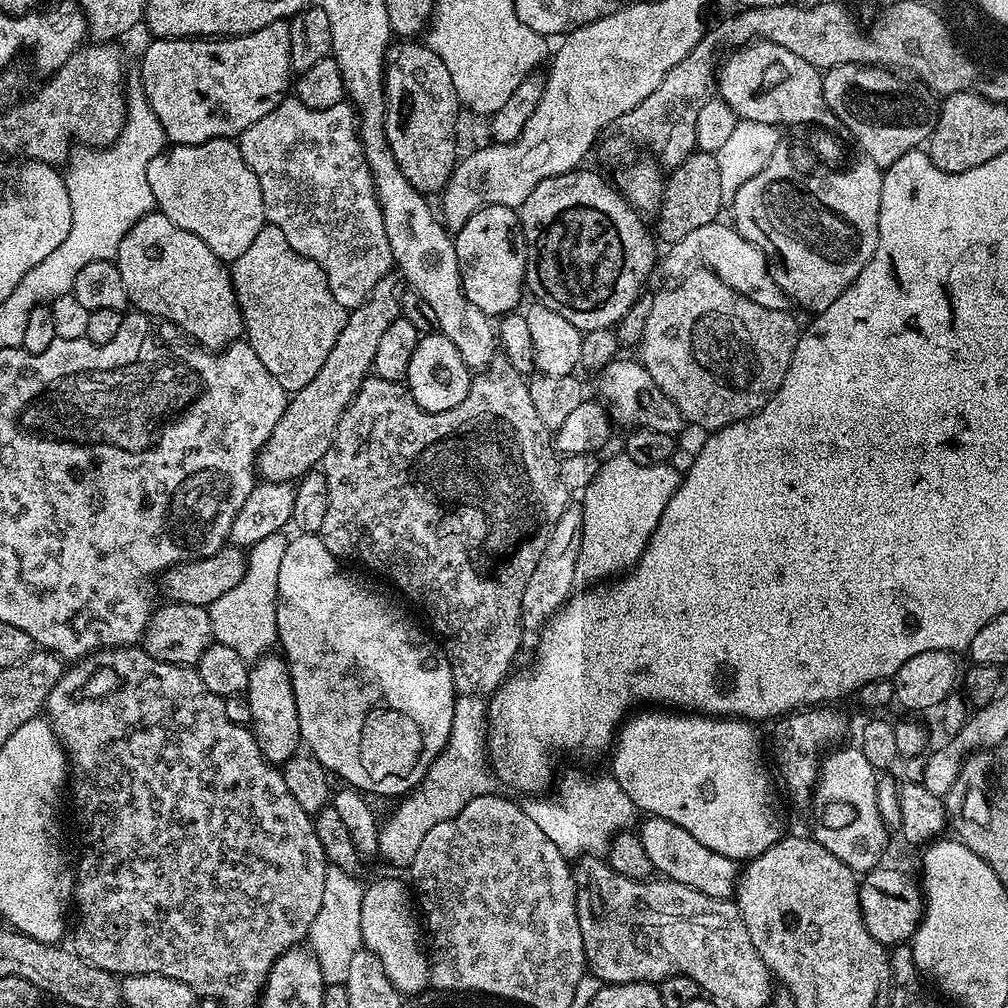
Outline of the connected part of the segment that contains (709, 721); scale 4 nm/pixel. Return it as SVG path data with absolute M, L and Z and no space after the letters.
M640 710L629 715L618 729L610 752L610 775L626 790L630 802L641 813L666 818L666 822L674 822L674 826L682 826L682 830L698 838L702 846L710 846L710 850L726 854L731 860L747 862L770 850L786 832L780 804L776 801L776 788L768 777L766 752L760 749L760 736L752 728L755 727L743 718Z

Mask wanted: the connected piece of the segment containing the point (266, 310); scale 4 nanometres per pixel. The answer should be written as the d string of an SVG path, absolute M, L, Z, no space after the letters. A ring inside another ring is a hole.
M265 223L264 228L258 230L258 238L246 246L246 254L231 261L230 275L248 343L255 346L262 362L285 392L291 394L302 390L302 386L322 370L322 362L326 362L346 319L346 310L334 298L326 274L318 262L295 252L278 226Z

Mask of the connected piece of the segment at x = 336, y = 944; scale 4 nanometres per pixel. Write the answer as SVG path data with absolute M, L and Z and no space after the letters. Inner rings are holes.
M329 865L325 889L322 890L321 907L308 932L308 946L318 958L318 966L322 971L325 985L347 983L351 959L354 958L354 954L361 951L363 945L361 916L364 888L356 879L358 878L353 873Z

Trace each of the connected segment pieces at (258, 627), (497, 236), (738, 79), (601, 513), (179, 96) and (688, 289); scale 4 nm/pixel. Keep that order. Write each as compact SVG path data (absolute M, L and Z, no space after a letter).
M275 532L268 538L247 549L248 565L242 578L230 590L226 590L212 604L207 605L213 637L219 643L238 650L246 662L255 662L277 643L276 595L278 594L278 566L282 566L282 554L286 554L288 540L285 533Z
M486 206L482 210L475 212L473 216L459 228L455 233L454 239L456 242L456 253L458 254L458 266L460 267L460 273L462 274L462 286L464 287L464 293L466 294L468 301L474 306L478 306L478 310L482 310L489 318L499 318L509 312L517 311L517 309L521 307L519 305L520 295L523 294L524 288L526 292L526 280L524 284L524 243L526 244L526 240L522 235L522 225L517 209L507 208L506 206Z
M757 39L735 49L719 65L718 96L734 109L739 119L750 122L828 126L834 120L824 101L824 81L818 69L773 40Z
M623 454L605 459L596 477L583 489L584 505L578 508L581 545L578 546L576 580L604 582L637 564L681 479L681 473L675 472L671 463L642 466Z
M288 20L270 22L262 30L245 36L227 38L185 38L182 40L153 39L152 45L140 60L140 80L144 83L143 99L162 122L165 137L173 145L201 144L207 140L236 138L258 118L270 114L285 99L293 75L290 58L290 30Z
M703 266L689 271L683 279L673 284L676 284L673 288L668 288L665 292L657 291L655 293L653 298L654 306L651 307L650 316L646 319L645 332L642 334L638 345L638 351L640 351L638 359L650 374L650 378L654 378L654 382L658 382L658 390L662 390L662 394L666 394L666 398L670 398L670 402L674 402L674 406L678 406L678 410L683 414L685 421L691 427L693 424L696 428L705 428L705 433L711 434L717 432L719 428L725 428L734 422L754 415L759 408L766 406L768 399L780 389L782 382L786 378L790 358L794 358L794 350L802 328L801 325L796 325L795 318L790 314L791 311L766 310L766 306L758 306L758 302L738 294L730 286L726 286L722 278L709 272Z

